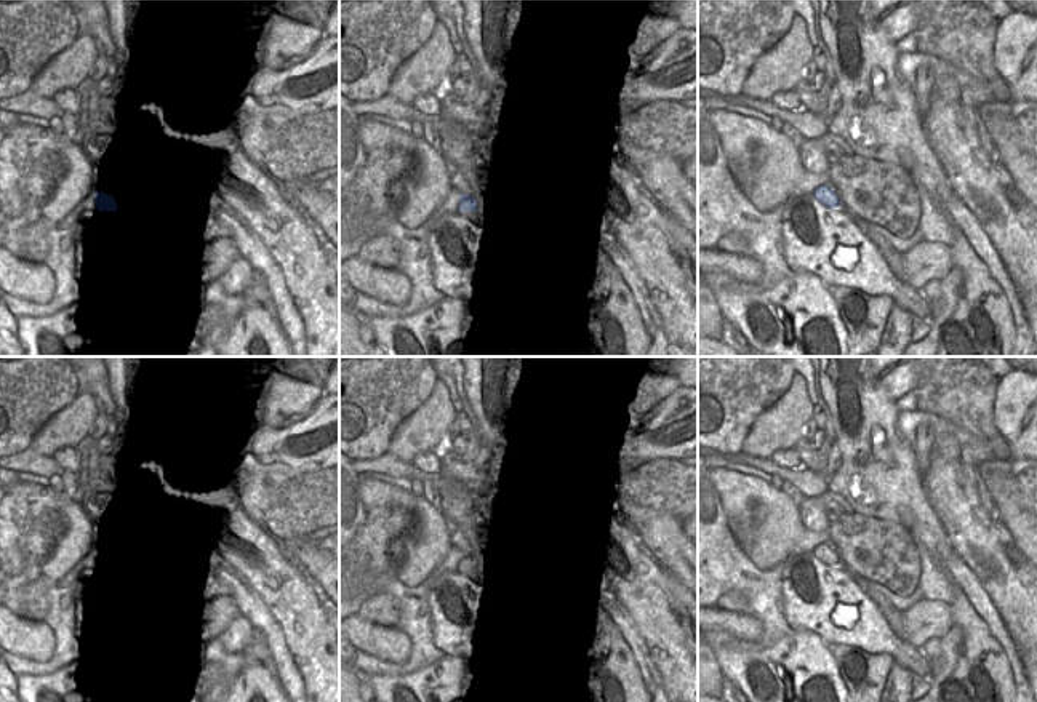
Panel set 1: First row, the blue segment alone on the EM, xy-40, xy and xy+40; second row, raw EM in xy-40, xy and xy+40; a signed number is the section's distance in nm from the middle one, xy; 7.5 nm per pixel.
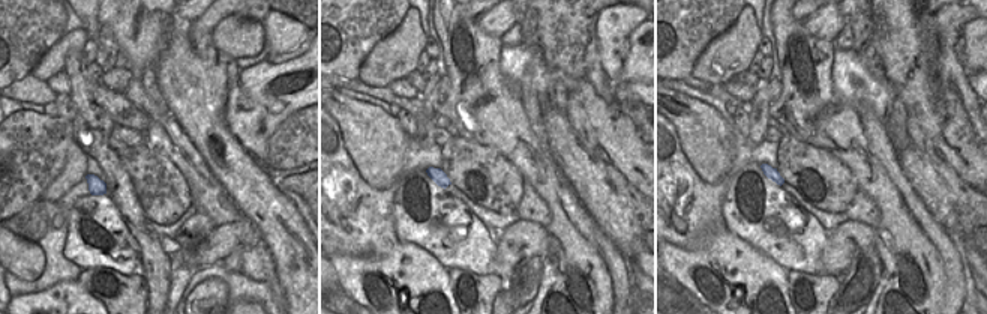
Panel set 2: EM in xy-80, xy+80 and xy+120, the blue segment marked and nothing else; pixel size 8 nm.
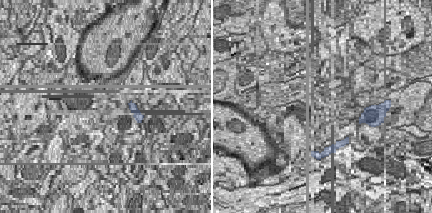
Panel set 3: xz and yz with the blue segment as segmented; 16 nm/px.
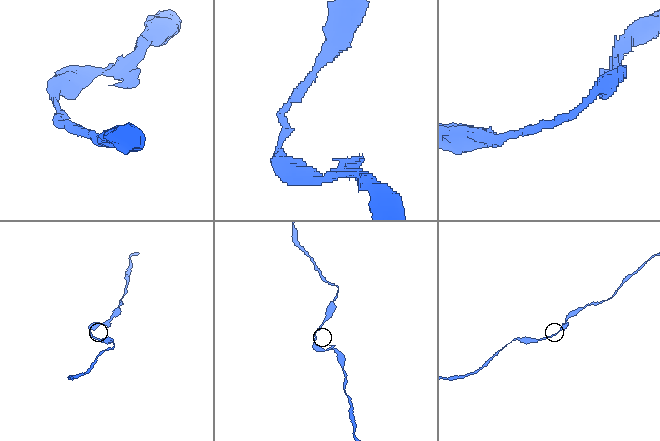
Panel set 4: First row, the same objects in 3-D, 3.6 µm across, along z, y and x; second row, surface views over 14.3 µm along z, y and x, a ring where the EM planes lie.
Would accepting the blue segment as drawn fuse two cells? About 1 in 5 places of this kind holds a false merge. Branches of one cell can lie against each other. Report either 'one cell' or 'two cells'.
one cell

